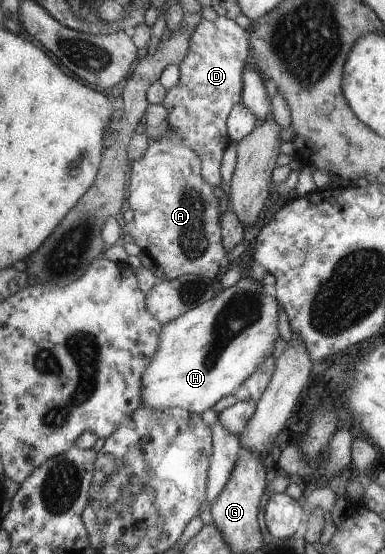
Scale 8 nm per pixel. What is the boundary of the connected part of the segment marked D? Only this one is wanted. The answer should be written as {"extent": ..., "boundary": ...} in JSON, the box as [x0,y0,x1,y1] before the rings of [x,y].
{"extent":[160,16,250,187],"boundary":[[[218,16],[214,21],[201,19],[190,34],[186,55],[178,65],[180,77],[172,89],[165,91],[164,99],[160,101],[166,109],[166,121],[172,135],[196,152],[201,161],[200,177],[212,187],[223,186],[220,178],[220,160],[225,146],[229,144],[225,123],[232,105],[241,101],[242,69],[250,58],[248,38],[248,30],[227,17]]]}

